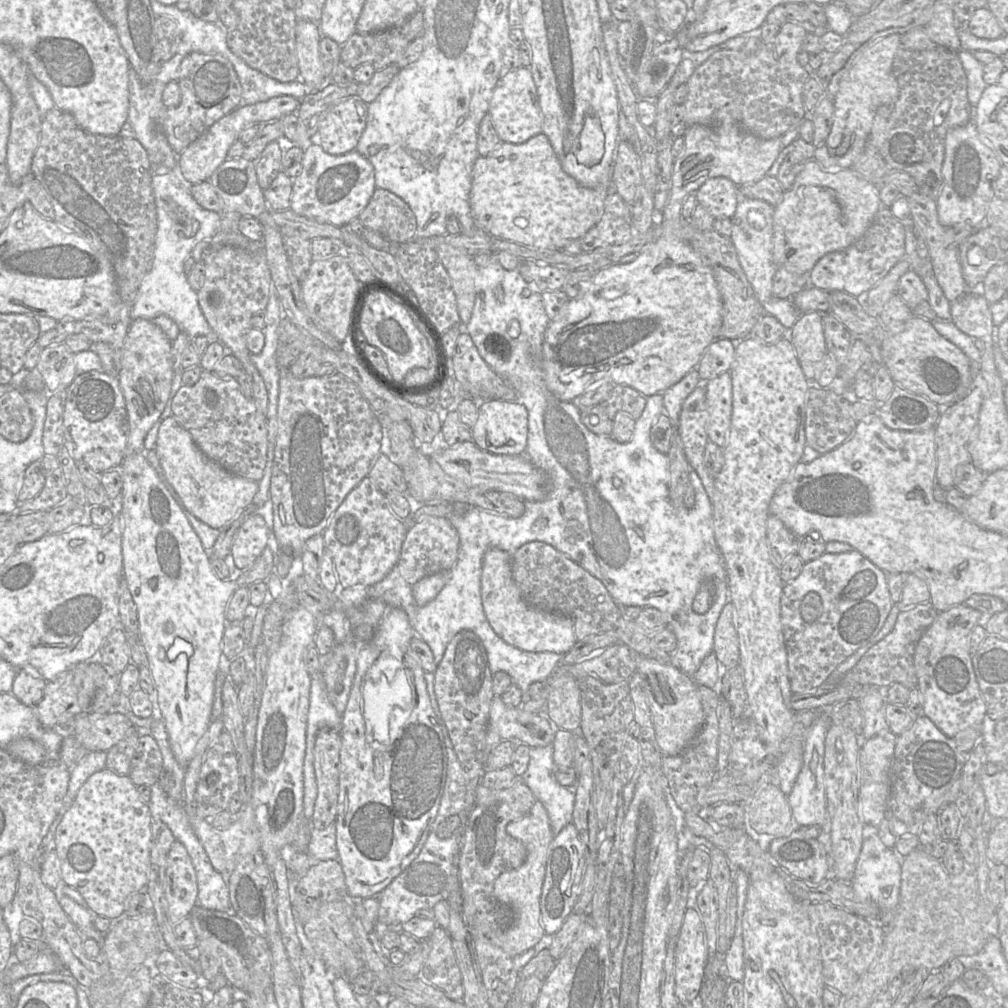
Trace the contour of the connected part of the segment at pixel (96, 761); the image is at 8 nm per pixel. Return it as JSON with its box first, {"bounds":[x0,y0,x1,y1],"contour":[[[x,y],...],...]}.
{"bounds":[59,751,107,820],"contour":[[[105,751],[89,752],[71,769],[68,790],[65,795],[63,805],[60,809],[61,811],[59,811],[60,812],[59,815],[62,815],[60,820],[62,820],[64,814],[70,809],[71,805],[73,804],[77,796],[79,789],[87,781],[87,779],[94,773],[99,772],[106,768],[106,759],[107,752]]]}

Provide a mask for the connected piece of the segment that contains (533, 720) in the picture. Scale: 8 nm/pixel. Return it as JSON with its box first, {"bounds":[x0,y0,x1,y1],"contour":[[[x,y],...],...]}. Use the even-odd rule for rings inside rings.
{"bounds":[485,696,556,761],"contour":[[[494,696],[485,738],[485,761],[502,741],[513,740],[530,748],[553,743],[556,728],[544,715],[525,712],[521,707],[506,705],[501,696]]]}

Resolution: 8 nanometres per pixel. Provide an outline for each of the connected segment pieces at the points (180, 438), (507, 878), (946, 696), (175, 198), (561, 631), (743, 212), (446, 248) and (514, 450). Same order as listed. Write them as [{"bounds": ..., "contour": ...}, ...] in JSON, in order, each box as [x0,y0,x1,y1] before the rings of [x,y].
[{"bounds":[155,416,258,529],"contour":[[[173,416],[162,421],[155,451],[168,482],[185,507],[208,526],[221,529],[239,510],[252,504],[258,491],[258,482],[237,476],[205,456],[191,434],[181,427]]]},{"bounds":[488,800,554,957],"contour":[[[538,800],[535,801],[527,815],[510,822],[506,826],[506,832],[525,845],[527,857],[521,867],[503,872],[494,882],[494,897],[512,910],[514,919],[509,927],[488,933],[488,938],[508,955],[514,957],[534,948],[546,934],[541,924],[540,900],[546,874],[548,848],[554,835],[548,813]]]},{"bounds":[914,604,987,738],"contour":[[[964,604],[953,606],[938,613],[915,648],[914,667],[918,678],[917,689],[923,699],[923,715],[950,738],[967,729],[982,730],[987,718],[987,704],[981,694],[969,652],[971,631],[984,618],[980,611]]]},{"bounds":[130,164,222,343],"contour":[[[178,164],[172,170],[157,166],[152,174],[157,211],[154,258],[150,271],[137,290],[130,316],[133,321],[138,318],[153,320],[159,315],[166,315],[191,340],[205,336],[210,343],[219,340],[201,311],[197,292],[188,283],[184,263],[196,244],[203,240],[210,241],[220,230],[222,214],[201,207],[192,196],[191,186],[184,179]]]},{"bounds":[481,547,577,654],"contour":[[[496,547],[489,548],[483,557],[481,596],[486,617],[506,643],[528,652],[566,654],[577,642],[571,618],[548,613],[529,606],[512,576],[511,556]]]},{"bounds":[731,192,801,330],"contour":[[[738,192],[738,204],[731,218],[731,240],[735,246],[740,265],[751,284],[755,296],[764,312],[774,316],[787,330],[795,324],[801,313],[792,299],[780,299],[773,296],[773,277],[778,269],[773,258],[773,215],[774,207],[765,201],[750,199]]]},{"bounds":[435,245,479,329],"contour":[[[440,245],[435,251],[451,279],[457,310],[464,329],[471,319],[475,303],[475,279],[479,267],[475,264],[473,256],[466,255],[449,245]]]},{"bounds":[471,399,528,455],"contour":[[[492,399],[478,402],[478,418],[471,432],[472,441],[483,451],[501,455],[524,455],[528,438],[528,411],[518,400]]]}]

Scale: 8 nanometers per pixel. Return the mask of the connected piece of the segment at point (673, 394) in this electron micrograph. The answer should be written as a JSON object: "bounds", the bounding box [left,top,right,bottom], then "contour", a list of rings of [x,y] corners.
{"bounds":[663,368,702,434],"contour":[[[697,368],[690,370],[679,382],[663,392],[664,412],[669,416],[672,434],[678,430],[679,417],[684,400],[699,385],[702,384]]]}

